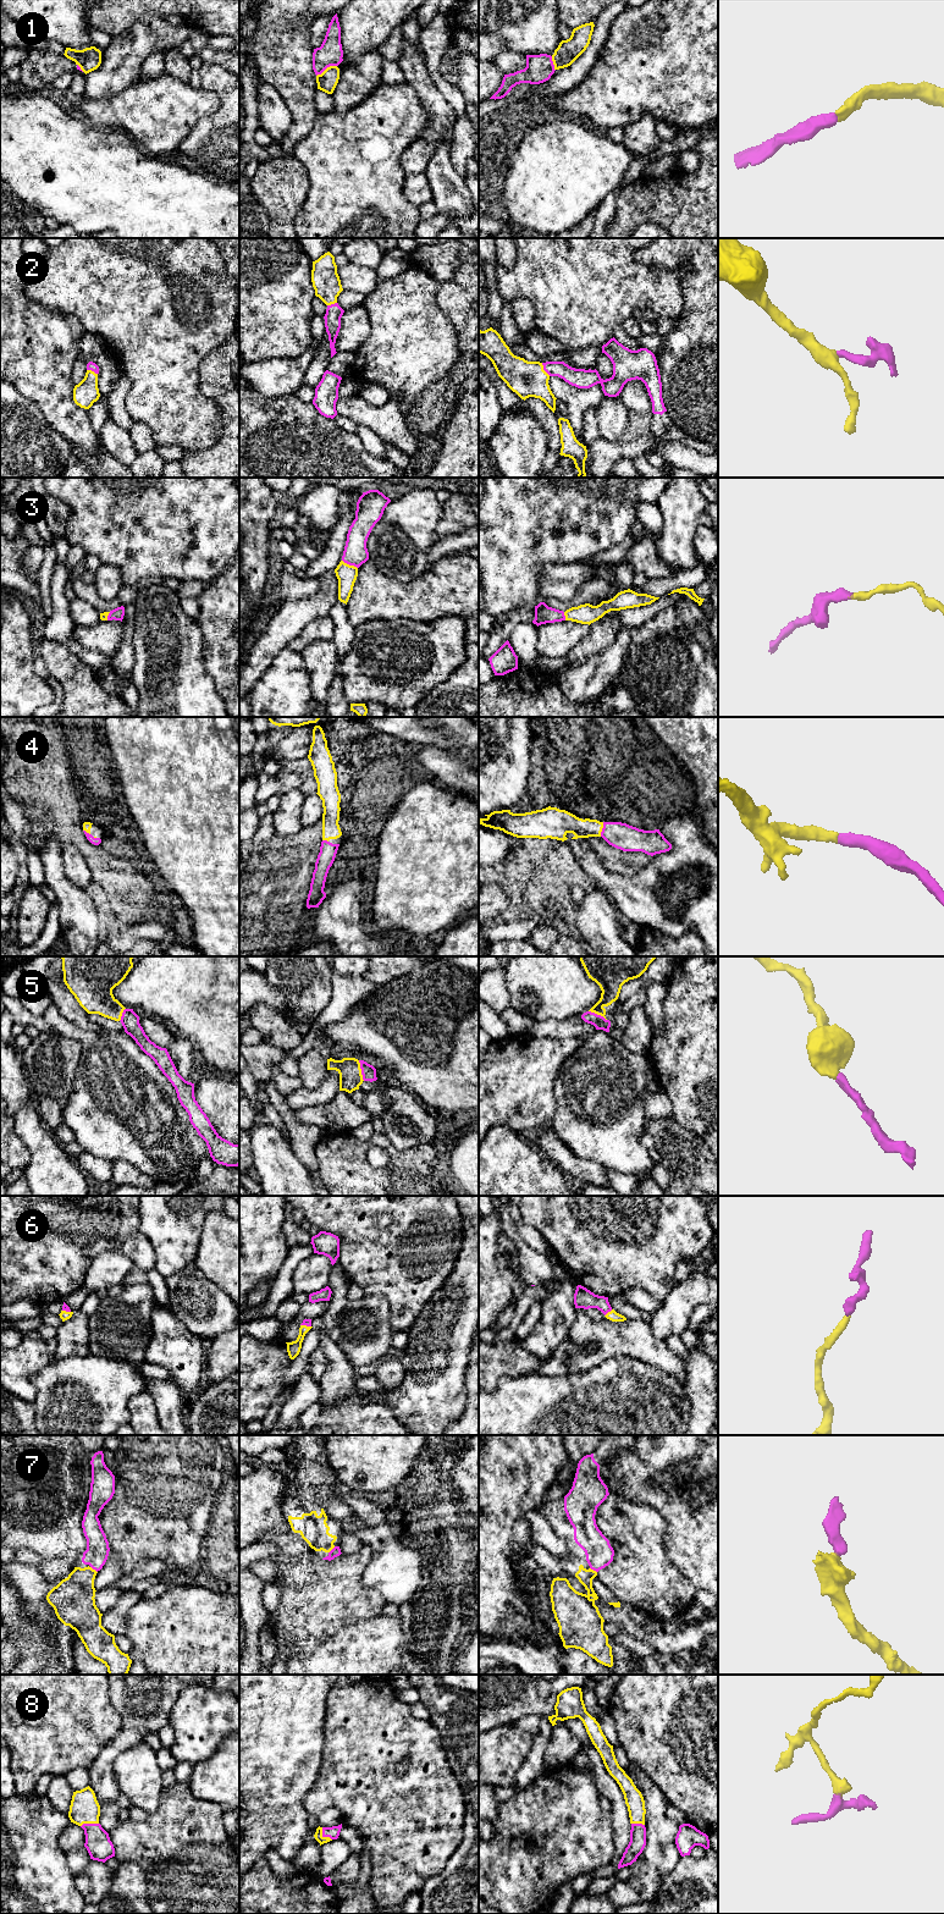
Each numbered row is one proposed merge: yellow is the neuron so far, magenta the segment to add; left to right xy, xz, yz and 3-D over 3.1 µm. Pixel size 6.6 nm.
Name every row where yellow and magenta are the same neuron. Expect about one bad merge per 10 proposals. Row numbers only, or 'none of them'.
1, 2, 3, 4, 5, 6, 7, 8

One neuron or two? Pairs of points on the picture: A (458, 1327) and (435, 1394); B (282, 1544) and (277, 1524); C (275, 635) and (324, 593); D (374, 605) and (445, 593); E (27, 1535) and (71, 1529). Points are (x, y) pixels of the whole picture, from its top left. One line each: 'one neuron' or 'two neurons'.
A: one neuron
B: two neurons
C: one neuron
D: one neuron
E: one neuron

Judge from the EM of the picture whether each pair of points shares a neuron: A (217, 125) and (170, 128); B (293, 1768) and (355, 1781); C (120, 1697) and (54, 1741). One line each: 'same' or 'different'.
A: different
B: different
C: different

